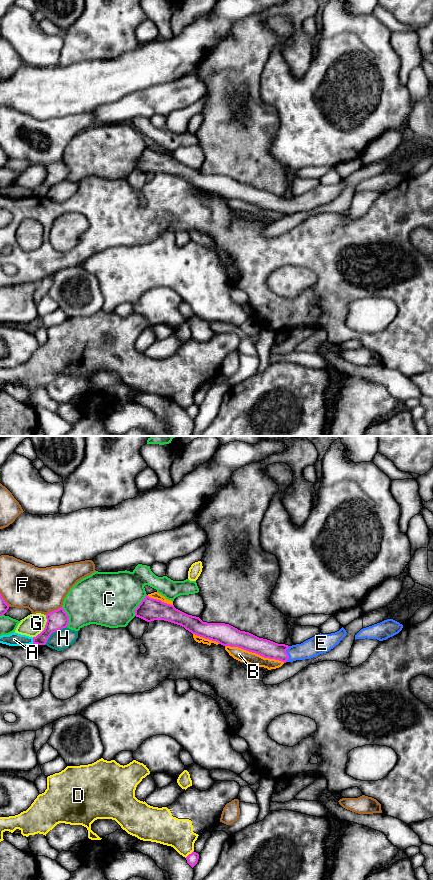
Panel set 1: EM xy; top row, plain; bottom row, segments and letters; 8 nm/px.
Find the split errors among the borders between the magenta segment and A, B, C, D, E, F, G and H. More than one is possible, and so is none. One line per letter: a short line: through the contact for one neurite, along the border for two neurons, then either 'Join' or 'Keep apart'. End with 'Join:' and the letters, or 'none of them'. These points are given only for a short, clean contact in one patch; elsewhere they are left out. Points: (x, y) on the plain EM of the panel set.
A: Keep apart
B: Keep apart
C: Keep apart
D: Keep apart
E: Line: xy (268, 201), (287, 206), (301, 204), (316, 197). Join
F: Keep apart
G: Keep apart
H: Keep apart
Join: E

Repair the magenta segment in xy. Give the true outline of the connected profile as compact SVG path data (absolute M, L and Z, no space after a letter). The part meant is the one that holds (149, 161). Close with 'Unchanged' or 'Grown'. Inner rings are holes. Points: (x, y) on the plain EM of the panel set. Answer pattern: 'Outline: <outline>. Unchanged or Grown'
Outline: M148 147L134 162L135 168L147 174L164 172L184 179L197 188L216 193L223 198L238 199L264 210L286 214L311 211L333 201L346 188L342 179L331 186L318 186L301 196L288 198L259 190L249 184L240 183L225 175L207 175L199 169L188 167L161 152Z. Grown

